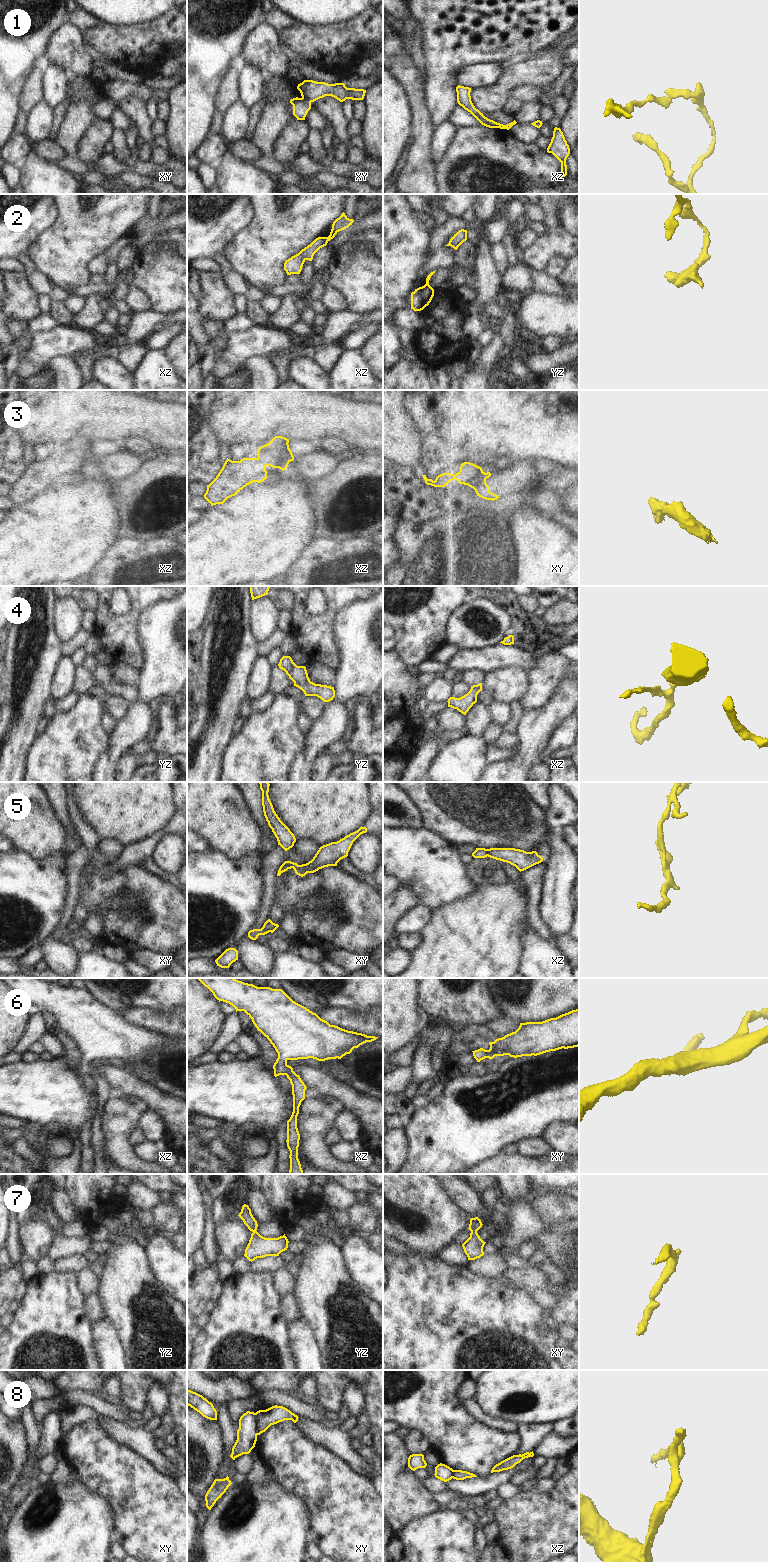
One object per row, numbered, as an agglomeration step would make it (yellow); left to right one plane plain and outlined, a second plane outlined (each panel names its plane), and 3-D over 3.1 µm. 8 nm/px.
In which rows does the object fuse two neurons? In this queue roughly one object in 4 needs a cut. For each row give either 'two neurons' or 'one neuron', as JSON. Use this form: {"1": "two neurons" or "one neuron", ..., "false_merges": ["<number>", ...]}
{"1": "two neurons", "2": "two neurons", "3": "one neuron", "4": "one neuron", "5": "two neurons", "6": "one neuron", "7": "one neuron", "8": "two neurons", "false_merges": ["1", "2", "5", "8"]}

